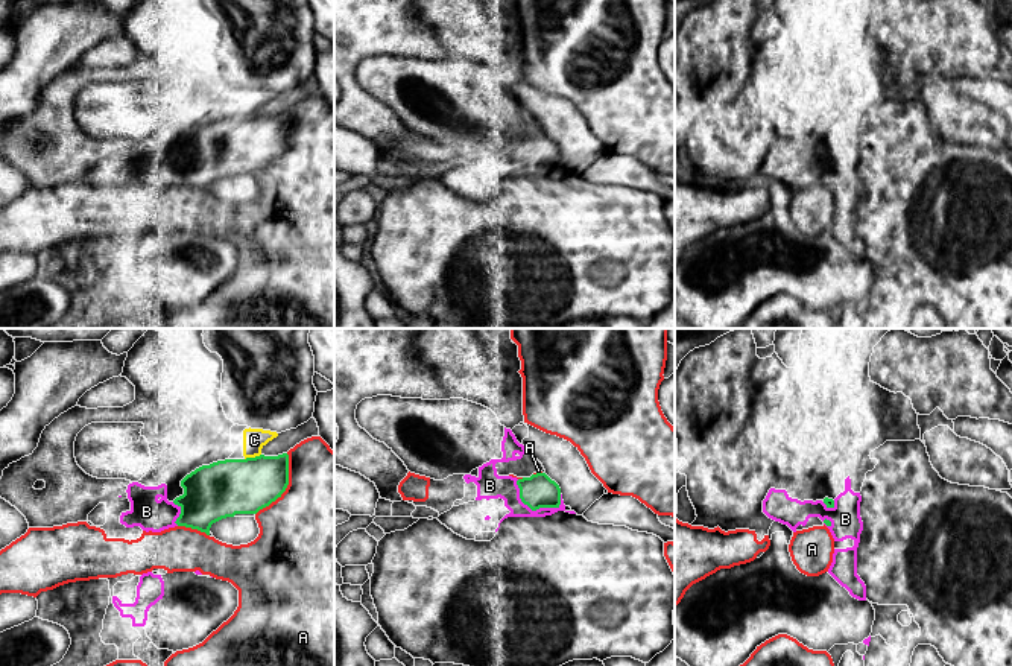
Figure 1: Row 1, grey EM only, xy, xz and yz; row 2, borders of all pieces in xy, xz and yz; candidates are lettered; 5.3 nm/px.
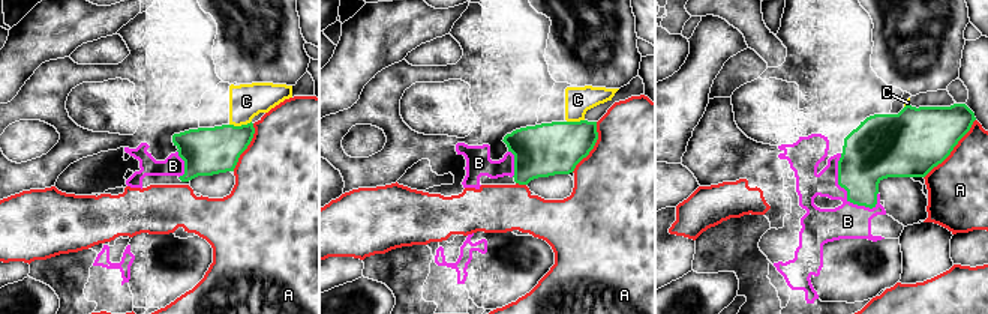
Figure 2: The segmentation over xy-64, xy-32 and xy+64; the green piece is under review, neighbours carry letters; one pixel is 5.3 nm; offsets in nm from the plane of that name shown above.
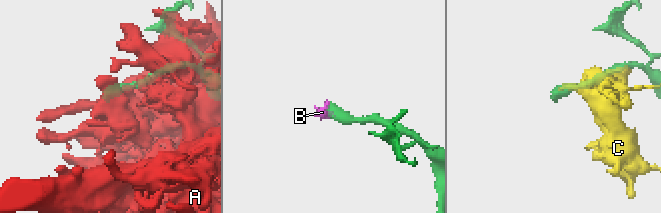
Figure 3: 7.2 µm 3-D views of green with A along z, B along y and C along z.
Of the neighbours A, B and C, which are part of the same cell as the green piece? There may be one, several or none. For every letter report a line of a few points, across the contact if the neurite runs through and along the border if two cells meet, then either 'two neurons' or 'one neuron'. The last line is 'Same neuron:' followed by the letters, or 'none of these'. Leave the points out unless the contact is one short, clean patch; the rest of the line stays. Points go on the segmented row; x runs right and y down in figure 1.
A: two neurons
B: one neuron
C: two neurons
Same neuron: B

